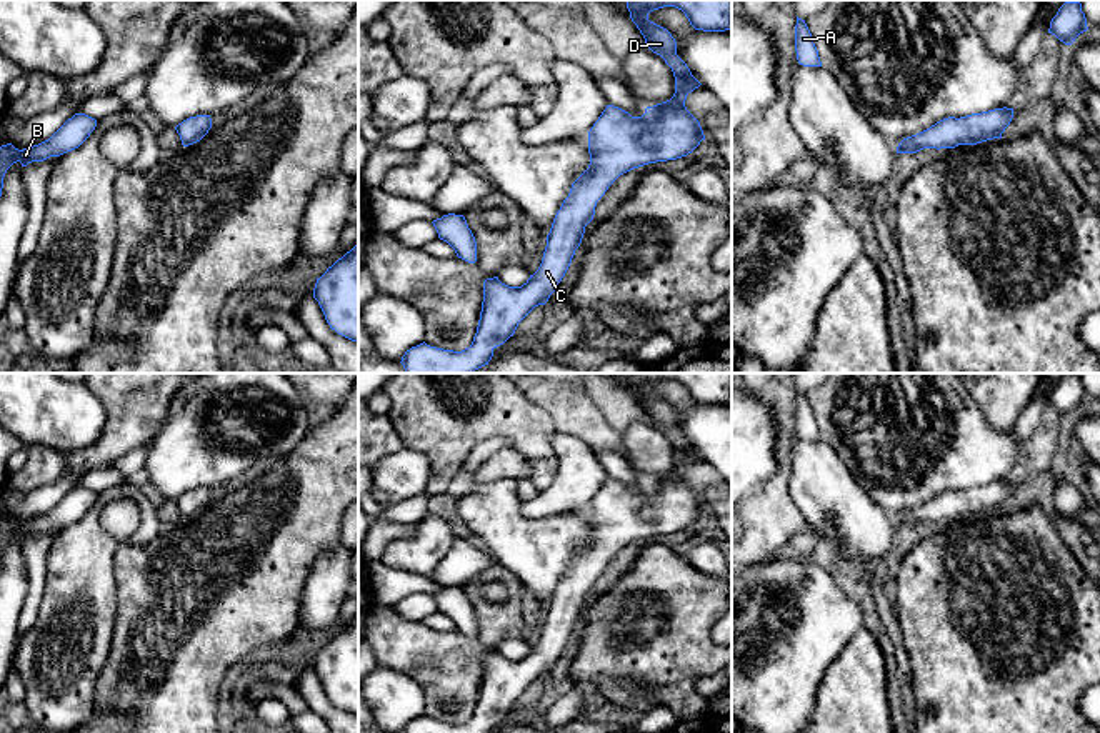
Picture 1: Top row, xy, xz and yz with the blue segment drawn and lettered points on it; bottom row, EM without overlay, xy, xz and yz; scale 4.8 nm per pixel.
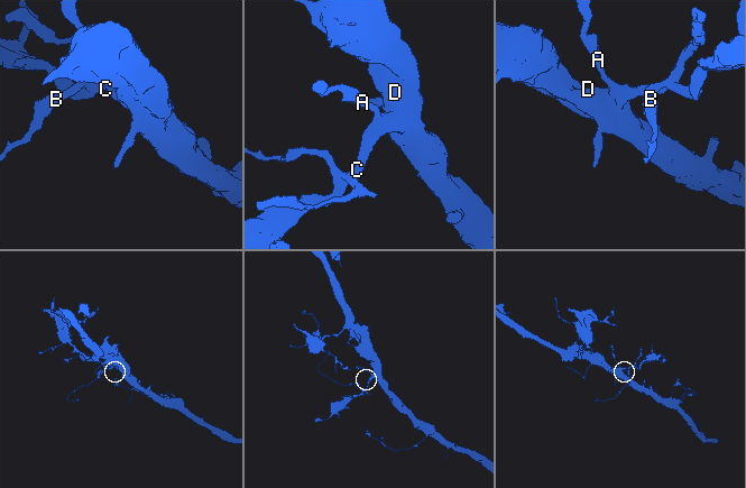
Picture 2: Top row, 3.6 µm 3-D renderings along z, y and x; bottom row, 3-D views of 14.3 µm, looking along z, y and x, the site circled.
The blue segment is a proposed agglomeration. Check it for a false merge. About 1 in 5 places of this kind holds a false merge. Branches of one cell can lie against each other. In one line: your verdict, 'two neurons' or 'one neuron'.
one neuron

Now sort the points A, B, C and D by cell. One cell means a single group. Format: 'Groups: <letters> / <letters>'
Groups: A B C D

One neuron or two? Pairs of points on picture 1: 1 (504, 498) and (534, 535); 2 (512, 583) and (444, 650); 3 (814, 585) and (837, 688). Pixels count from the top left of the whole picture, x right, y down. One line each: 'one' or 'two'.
1: one
2: one
3: two

